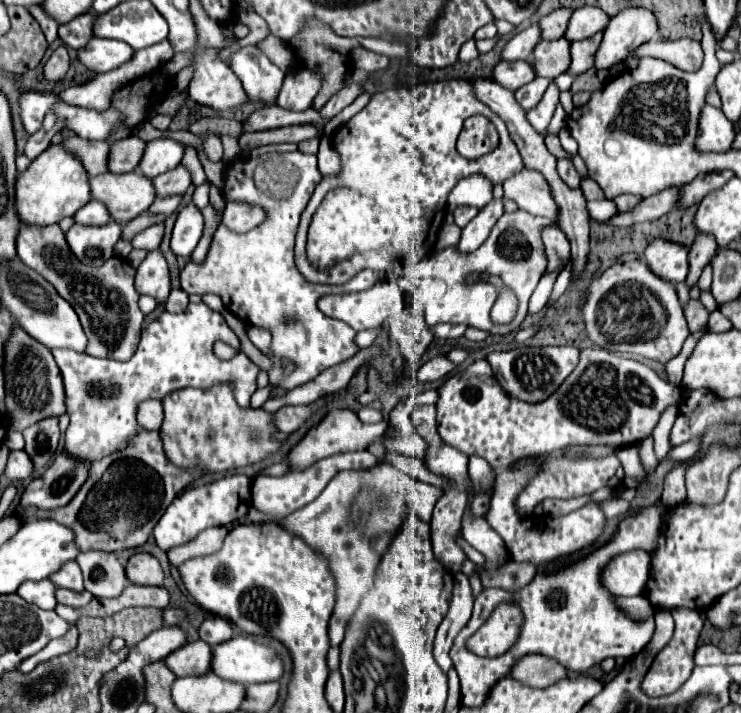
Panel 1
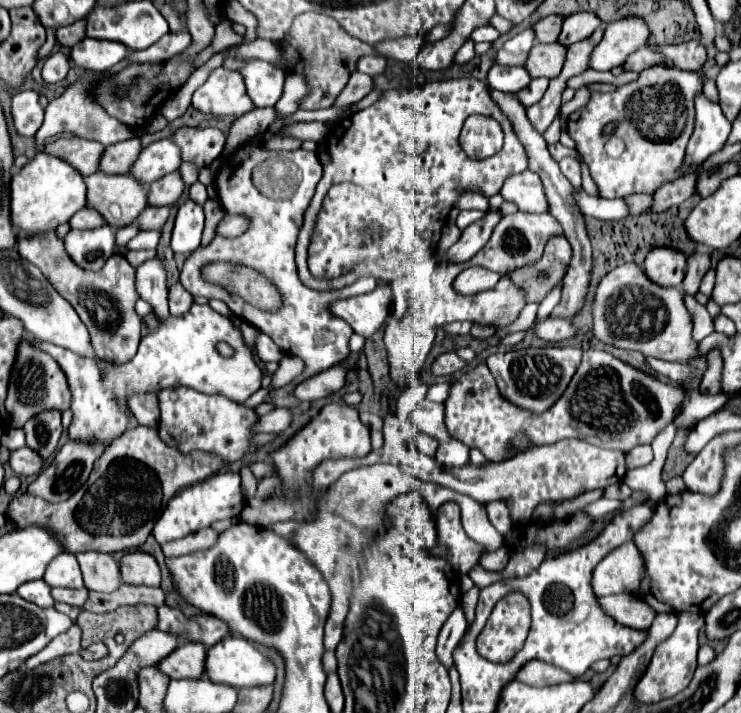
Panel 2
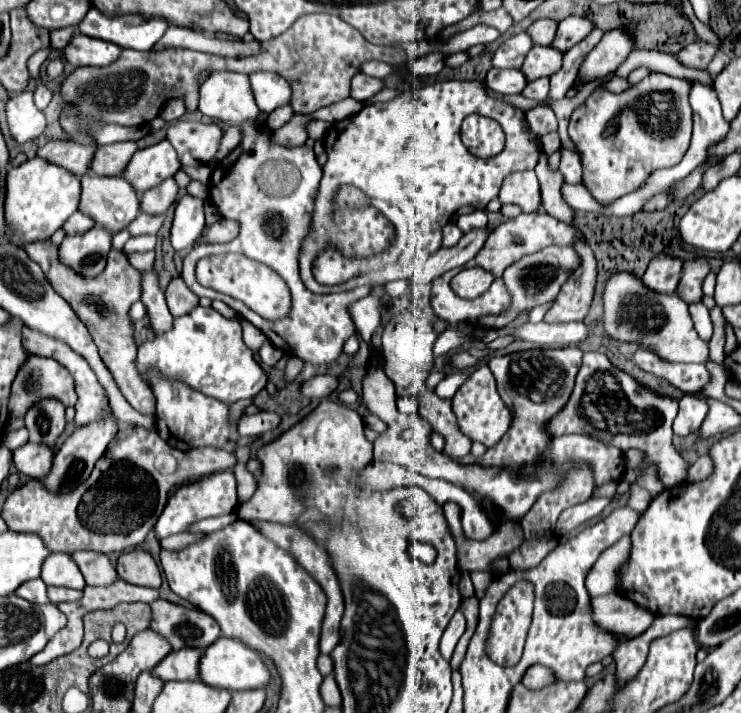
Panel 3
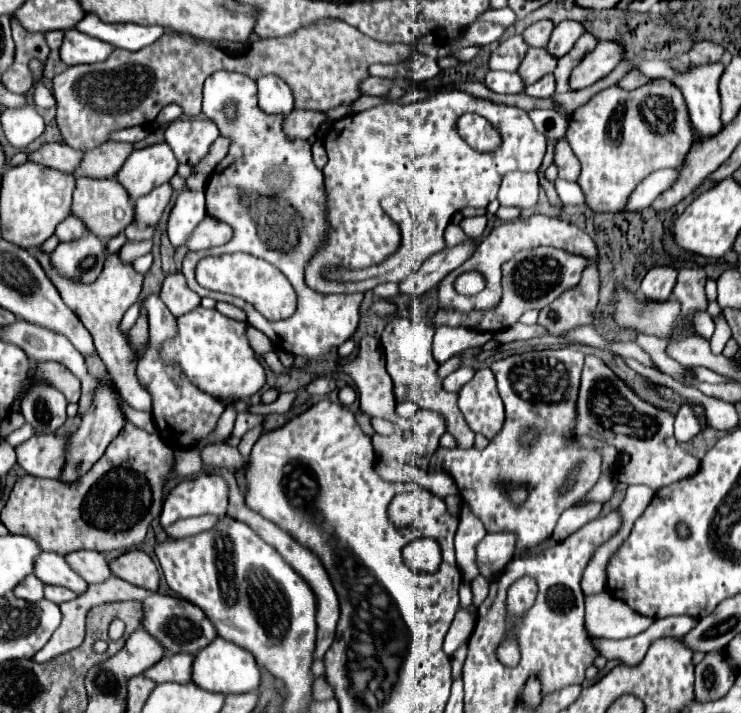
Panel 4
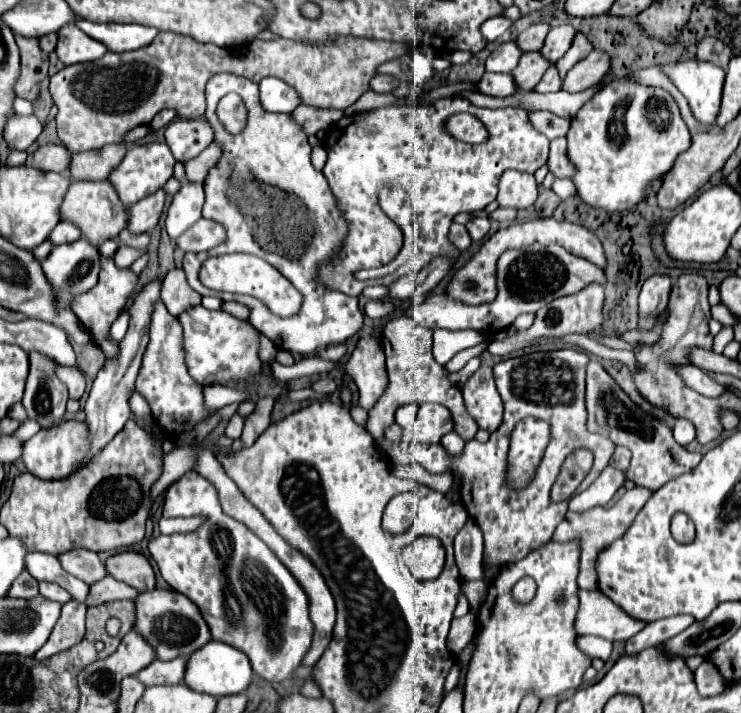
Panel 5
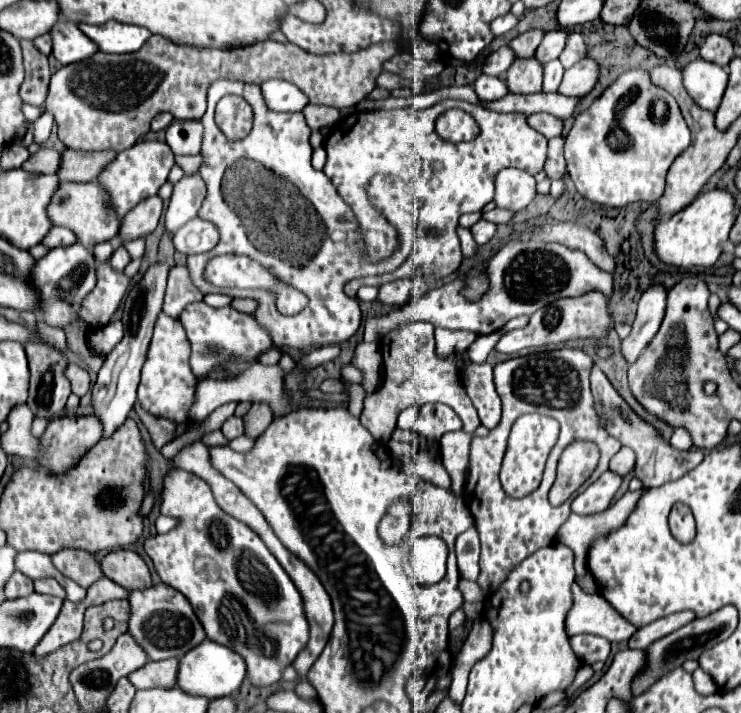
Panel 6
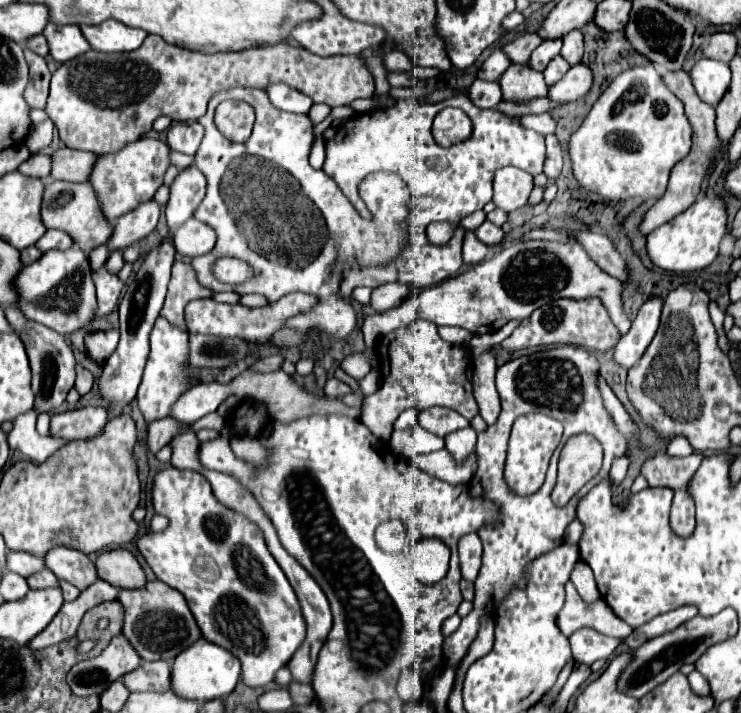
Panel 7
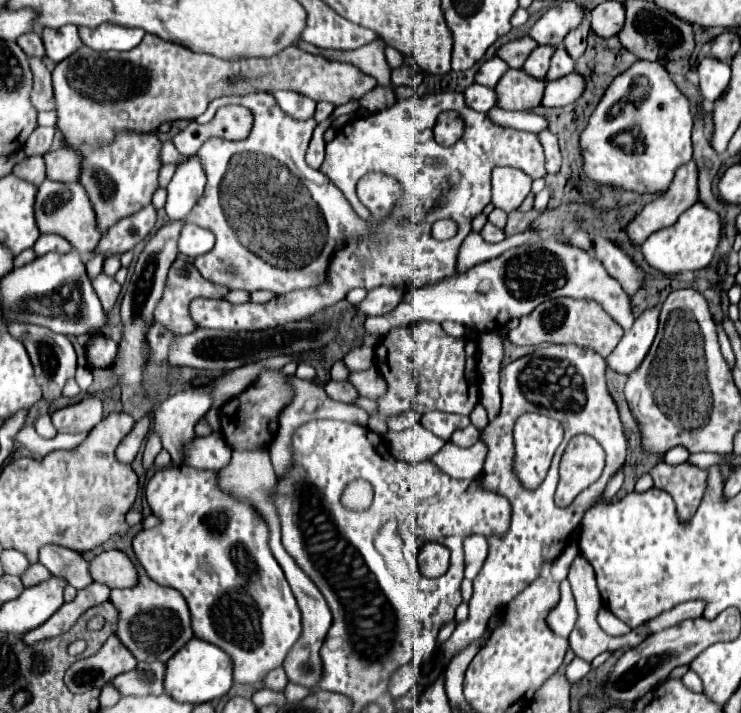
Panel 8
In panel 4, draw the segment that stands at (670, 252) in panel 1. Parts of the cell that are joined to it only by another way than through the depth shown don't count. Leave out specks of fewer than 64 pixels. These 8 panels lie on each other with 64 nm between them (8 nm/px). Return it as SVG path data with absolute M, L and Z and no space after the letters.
M670 266L652 268L640 286L640 300L644 302L666 302L676 284L678 272Z

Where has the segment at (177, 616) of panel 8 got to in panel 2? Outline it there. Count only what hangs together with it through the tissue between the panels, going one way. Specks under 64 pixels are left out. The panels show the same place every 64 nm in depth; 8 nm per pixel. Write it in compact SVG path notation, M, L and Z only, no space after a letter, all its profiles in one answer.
M166 604L158 606L158 626L156 628L162 632L170 632L188 642L200 642L206 648L230 636L228 628L218 618L208 616L208 614L196 614L192 618L186 618L182 610L170 608Z

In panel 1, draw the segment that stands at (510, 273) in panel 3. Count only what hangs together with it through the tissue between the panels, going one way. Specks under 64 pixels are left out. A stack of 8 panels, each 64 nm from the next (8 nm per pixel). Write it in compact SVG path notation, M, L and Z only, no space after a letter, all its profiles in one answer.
M548 226L544 232L550 232L550 242L546 244L546 258L548 266L544 274L550 274L554 270L562 270L570 260L570 244L564 232L560 232L558 226Z

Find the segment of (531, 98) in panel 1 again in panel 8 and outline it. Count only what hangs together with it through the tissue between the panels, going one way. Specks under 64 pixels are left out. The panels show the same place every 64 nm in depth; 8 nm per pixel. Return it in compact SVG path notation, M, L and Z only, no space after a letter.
M560 44L550 60L550 70L548 70L548 76L546 80L556 80L556 78L562 78L566 74L570 74L574 70L574 60L570 58L570 54L566 52L566 48Z

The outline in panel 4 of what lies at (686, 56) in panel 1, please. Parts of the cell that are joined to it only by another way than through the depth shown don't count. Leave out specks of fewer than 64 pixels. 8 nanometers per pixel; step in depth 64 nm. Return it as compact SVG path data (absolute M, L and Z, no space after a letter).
M702 40L692 46L692 50L688 52L688 58L692 64L708 64L708 62L720 62L722 54L724 54L724 48L720 44Z

